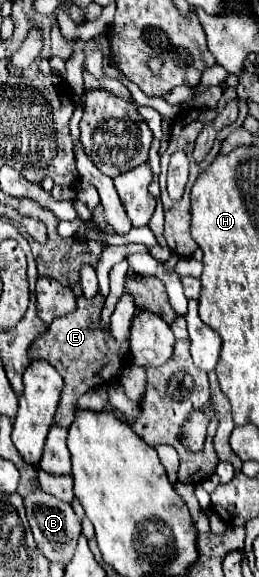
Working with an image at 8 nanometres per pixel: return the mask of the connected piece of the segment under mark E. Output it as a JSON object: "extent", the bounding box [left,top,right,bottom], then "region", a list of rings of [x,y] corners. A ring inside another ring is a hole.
{"extent":[29,293,129,429],"region":[[[99,293],[93,299],[87,299],[85,295],[81,295],[77,299],[77,309],[69,315],[57,317],[49,325],[49,331],[41,335],[31,345],[31,351],[29,351],[31,359],[47,359],[53,367],[57,367],[57,371],[61,373],[65,381],[59,409],[55,415],[55,423],[63,429],[69,429],[69,425],[73,423],[73,417],[75,417],[73,411],[75,411],[77,399],[89,389],[97,385],[105,385],[109,379],[119,377],[121,367],[129,359],[129,339],[123,343],[117,343],[113,335],[109,335],[109,329],[105,329],[105,325],[101,323],[103,305],[105,305],[105,299]],[[101,373],[105,377],[101,377]]]}

